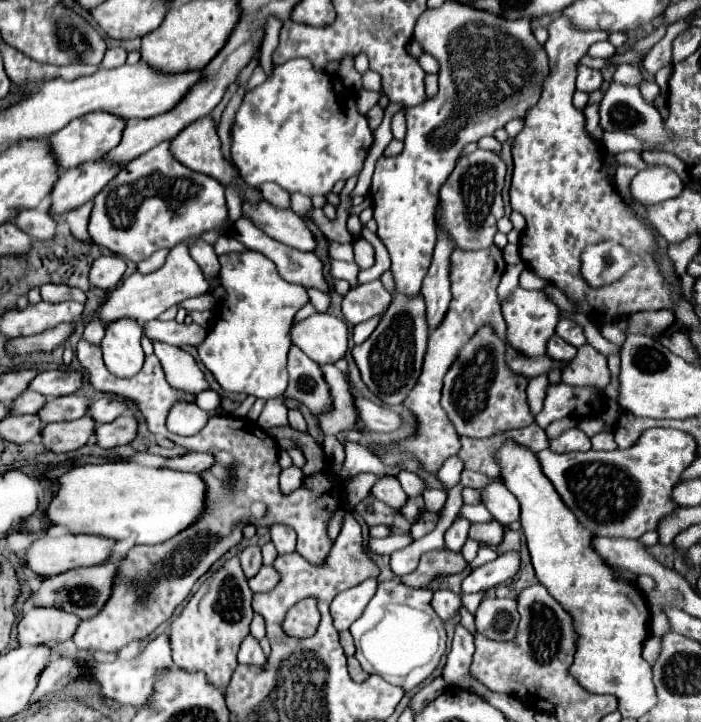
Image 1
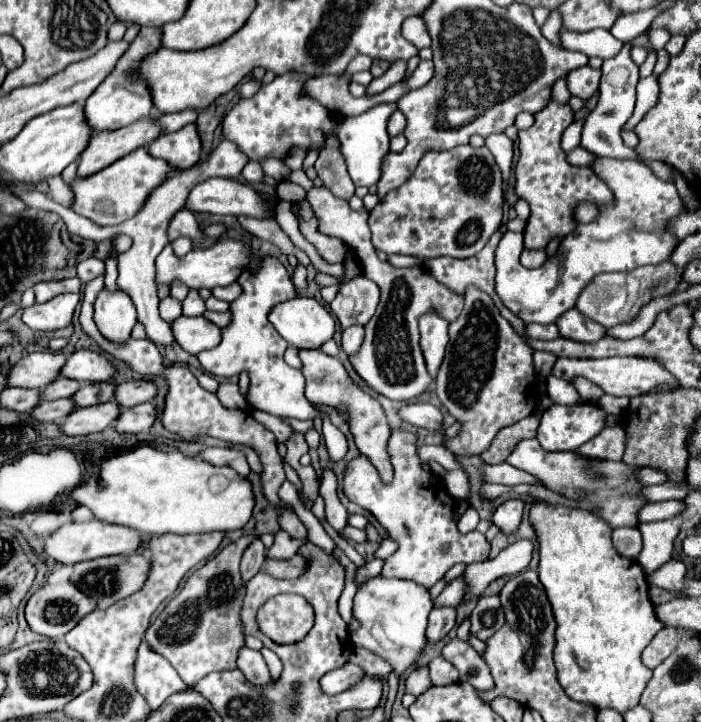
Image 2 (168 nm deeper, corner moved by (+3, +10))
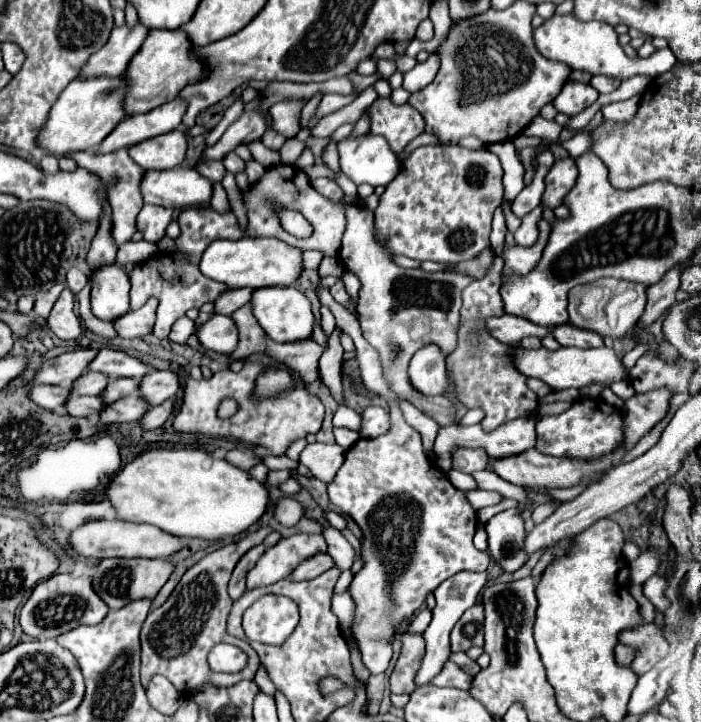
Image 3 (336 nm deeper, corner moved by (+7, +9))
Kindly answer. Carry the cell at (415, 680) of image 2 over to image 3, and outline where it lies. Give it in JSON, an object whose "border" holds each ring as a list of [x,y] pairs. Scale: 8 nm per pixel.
{"border":[[[404,633],[402,637],[402,653],[390,675],[390,691],[410,695],[416,689],[416,673],[422,665],[426,653],[426,641],[422,633]]]}

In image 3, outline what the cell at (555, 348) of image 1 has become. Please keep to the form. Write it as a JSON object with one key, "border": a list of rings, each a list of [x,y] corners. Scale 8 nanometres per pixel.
{"border":[[[508,313],[488,319],[486,327],[488,327],[488,331],[492,331],[492,335],[496,339],[500,339],[502,343],[508,343],[508,345],[516,345],[524,337],[544,339],[548,335],[546,327],[534,325],[528,319],[522,319],[522,317],[516,317],[516,315],[508,315]]]}

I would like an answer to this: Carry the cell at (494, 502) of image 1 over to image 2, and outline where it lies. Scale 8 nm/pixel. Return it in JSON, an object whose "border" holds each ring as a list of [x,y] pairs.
{"border":[[[510,498],[496,508],[496,512],[492,514],[492,524],[498,526],[502,534],[510,536],[518,530],[522,522],[522,512],[524,512],[524,502],[518,498]]]}

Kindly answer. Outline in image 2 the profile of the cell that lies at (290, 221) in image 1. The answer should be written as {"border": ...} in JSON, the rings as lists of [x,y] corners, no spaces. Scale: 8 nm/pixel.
{"border":[[[208,178],[190,190],[184,208],[208,214],[246,214],[262,220],[266,218],[268,206],[250,184],[226,178]]]}

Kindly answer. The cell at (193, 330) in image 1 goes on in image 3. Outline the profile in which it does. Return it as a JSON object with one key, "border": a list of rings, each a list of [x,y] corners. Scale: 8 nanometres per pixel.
{"border":[[[214,315],[208,323],[196,329],[196,339],[200,347],[214,353],[232,353],[238,343],[238,331],[226,315]]]}

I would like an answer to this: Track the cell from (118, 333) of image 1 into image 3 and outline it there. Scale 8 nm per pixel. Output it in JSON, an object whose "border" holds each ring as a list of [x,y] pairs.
{"border":[[[122,265],[104,267],[104,271],[92,277],[92,313],[102,321],[116,321],[130,309],[130,297],[128,297],[130,281],[124,279],[124,271],[120,271],[120,267]]]}

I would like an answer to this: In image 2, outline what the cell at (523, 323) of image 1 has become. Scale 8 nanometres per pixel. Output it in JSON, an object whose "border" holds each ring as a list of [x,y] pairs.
{"border":[[[594,158],[590,166],[600,180],[604,180],[612,194],[614,200],[610,204],[598,206],[598,216],[590,224],[578,224],[572,234],[568,234],[554,256],[550,256],[544,266],[538,270],[528,270],[520,264],[520,252],[524,250],[522,244],[522,234],[518,232],[506,232],[498,244],[496,250],[496,292],[502,298],[504,306],[518,314],[524,322],[538,322],[538,324],[552,324],[560,314],[570,310],[580,294],[580,290],[596,276],[602,272],[630,272],[638,266],[648,266],[648,264],[660,264],[670,258],[674,248],[678,246],[678,238],[674,232],[668,232],[668,224],[672,218],[680,216],[684,212],[684,204],[678,196],[678,190],[674,184],[660,180],[644,162],[636,160],[616,160],[616,158]]]}

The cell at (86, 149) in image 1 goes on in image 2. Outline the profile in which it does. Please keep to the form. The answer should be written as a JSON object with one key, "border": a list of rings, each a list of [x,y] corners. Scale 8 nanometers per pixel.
{"border":[[[142,28],[136,40],[130,44],[130,48],[124,52],[124,56],[118,60],[114,72],[90,94],[86,100],[86,122],[94,132],[102,130],[116,130],[122,126],[128,126],[140,118],[150,116],[152,112],[152,98],[148,98],[148,86],[136,78],[136,70],[140,70],[140,62],[148,56],[154,54],[158,48],[162,48],[162,30],[160,28]]]}

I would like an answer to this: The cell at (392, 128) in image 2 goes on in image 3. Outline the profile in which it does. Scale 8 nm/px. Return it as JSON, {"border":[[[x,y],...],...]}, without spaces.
{"border":[[[376,99],[368,111],[372,119],[370,131],[386,137],[394,153],[402,151],[408,141],[424,131],[422,115],[408,103],[394,105],[390,99]]]}

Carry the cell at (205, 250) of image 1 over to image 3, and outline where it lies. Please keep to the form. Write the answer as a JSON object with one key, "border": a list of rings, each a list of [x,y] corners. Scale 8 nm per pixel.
{"border":[[[144,205],[138,215],[138,229],[144,231],[144,239],[150,243],[158,243],[166,235],[166,227],[172,221],[174,209],[156,207],[156,205]]]}

